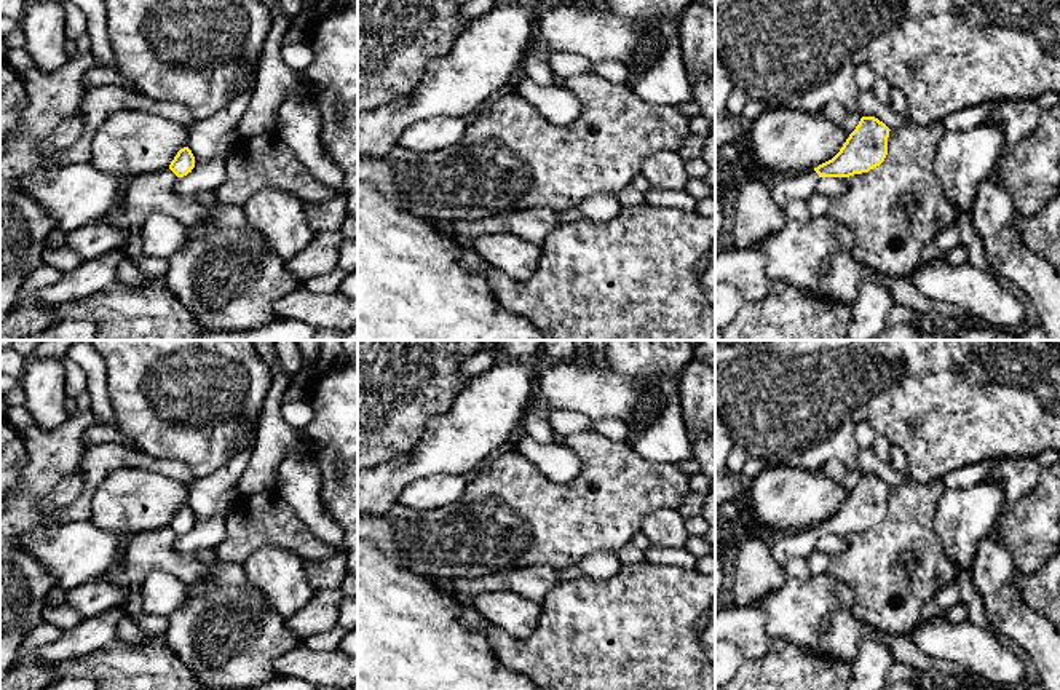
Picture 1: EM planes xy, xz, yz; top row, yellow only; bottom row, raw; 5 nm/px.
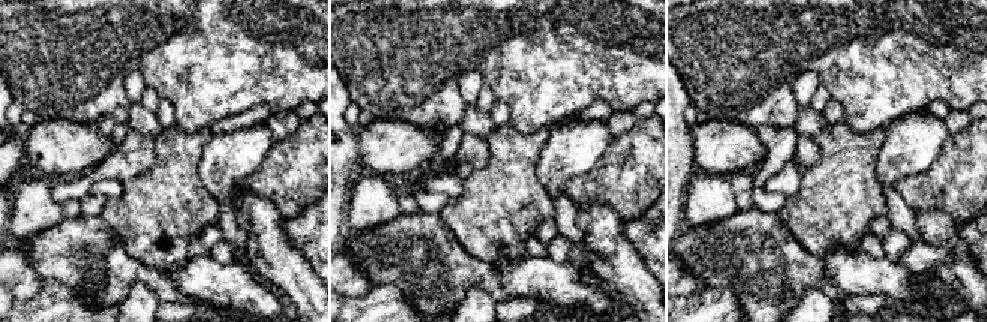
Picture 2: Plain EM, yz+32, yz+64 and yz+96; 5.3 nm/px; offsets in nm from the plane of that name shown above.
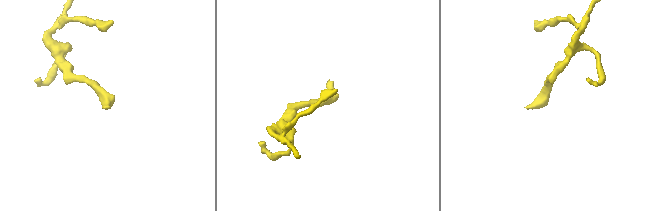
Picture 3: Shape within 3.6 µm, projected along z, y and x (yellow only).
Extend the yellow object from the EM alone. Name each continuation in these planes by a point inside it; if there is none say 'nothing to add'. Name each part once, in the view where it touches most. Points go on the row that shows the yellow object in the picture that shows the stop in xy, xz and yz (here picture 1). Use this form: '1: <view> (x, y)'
1: yz (800, 186)

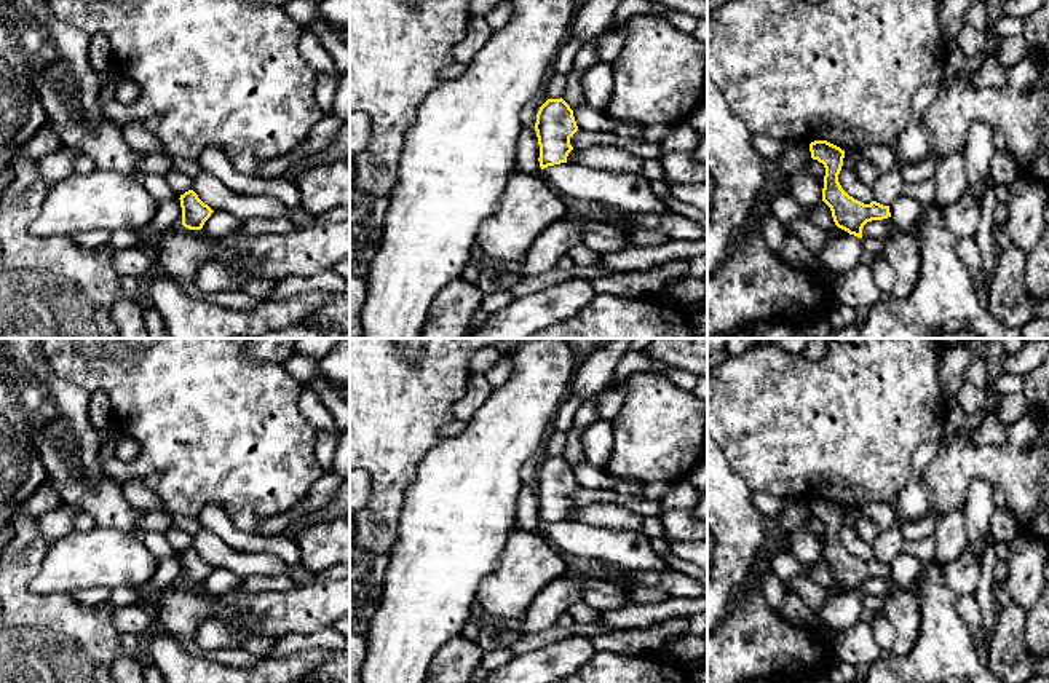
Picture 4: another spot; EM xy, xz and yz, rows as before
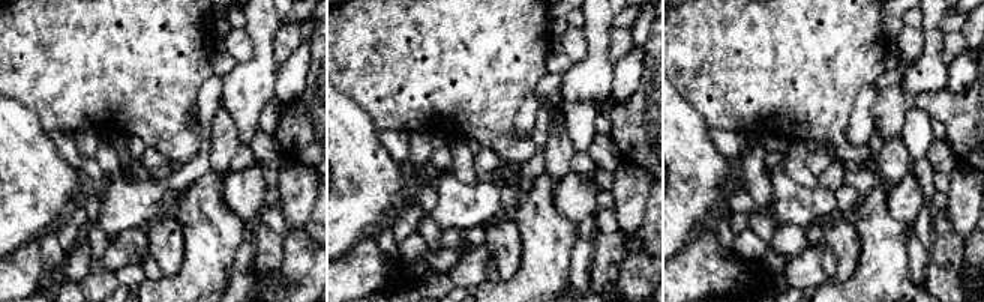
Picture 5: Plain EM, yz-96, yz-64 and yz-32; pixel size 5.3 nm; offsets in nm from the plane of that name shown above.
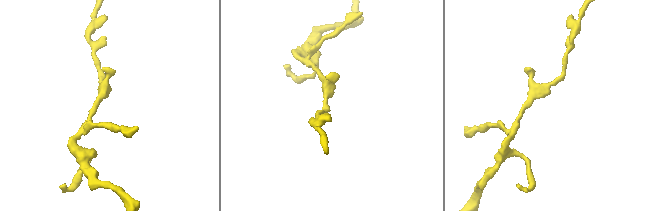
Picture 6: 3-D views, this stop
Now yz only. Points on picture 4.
nothing to add

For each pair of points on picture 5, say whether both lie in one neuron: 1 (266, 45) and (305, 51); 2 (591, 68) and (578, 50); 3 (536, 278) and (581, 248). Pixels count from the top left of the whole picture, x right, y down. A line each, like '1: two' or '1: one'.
1: two
2: two
3: two

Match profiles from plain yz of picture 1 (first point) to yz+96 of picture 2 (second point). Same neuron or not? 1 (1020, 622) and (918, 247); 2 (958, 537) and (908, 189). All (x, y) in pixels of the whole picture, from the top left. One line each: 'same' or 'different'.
1: different
2: different

